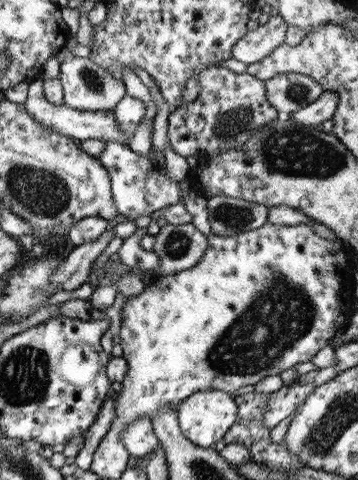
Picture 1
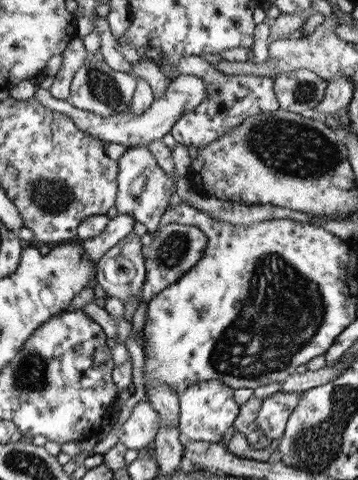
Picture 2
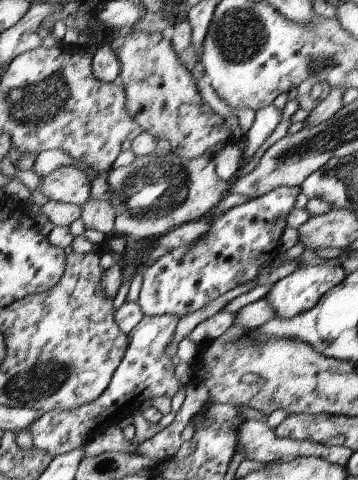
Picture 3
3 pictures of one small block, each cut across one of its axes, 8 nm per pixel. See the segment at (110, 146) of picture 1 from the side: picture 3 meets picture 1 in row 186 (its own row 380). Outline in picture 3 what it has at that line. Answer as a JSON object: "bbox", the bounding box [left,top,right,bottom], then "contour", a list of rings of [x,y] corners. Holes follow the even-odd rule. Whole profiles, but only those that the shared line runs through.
{"bbox":[25,314,183,456],"contour":[[[163,314],[163,316],[143,316],[143,320],[127,334],[125,354],[121,358],[121,364],[115,368],[115,372],[111,376],[111,382],[105,388],[105,392],[97,400],[93,400],[93,402],[89,402],[89,404],[85,404],[85,406],[81,406],[77,410],[61,412],[61,410],[55,408],[55,410],[51,410],[47,414],[41,414],[41,418],[37,418],[25,430],[25,432],[31,432],[31,446],[33,448],[41,448],[43,452],[49,452],[51,456],[63,456],[63,454],[69,454],[73,450],[81,450],[87,442],[91,442],[109,424],[111,426],[117,426],[119,420],[125,420],[127,416],[133,416],[147,398],[151,398],[151,400],[157,398],[157,396],[169,396],[171,398],[183,386],[175,378],[175,374],[173,374],[175,368],[171,366],[171,358],[165,354],[165,348],[171,344],[171,336],[173,336],[173,330],[175,330],[177,322],[179,322],[179,316],[171,316],[171,314]]]}

